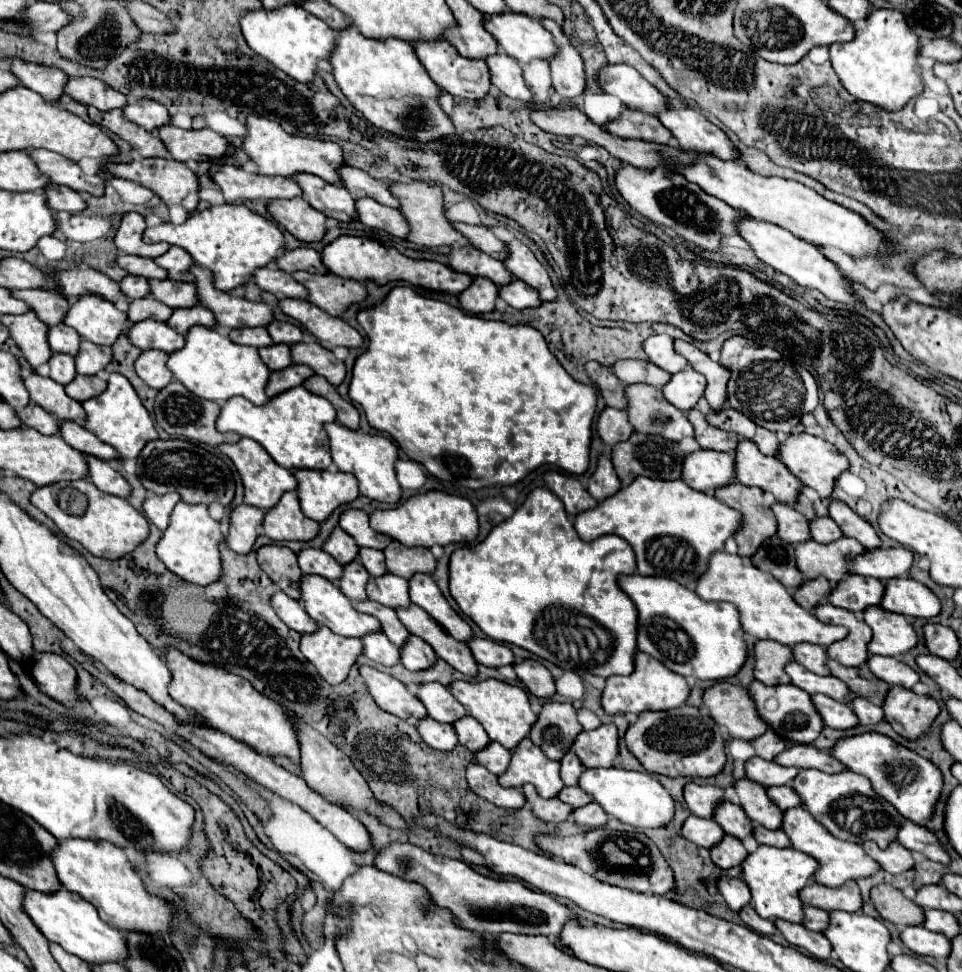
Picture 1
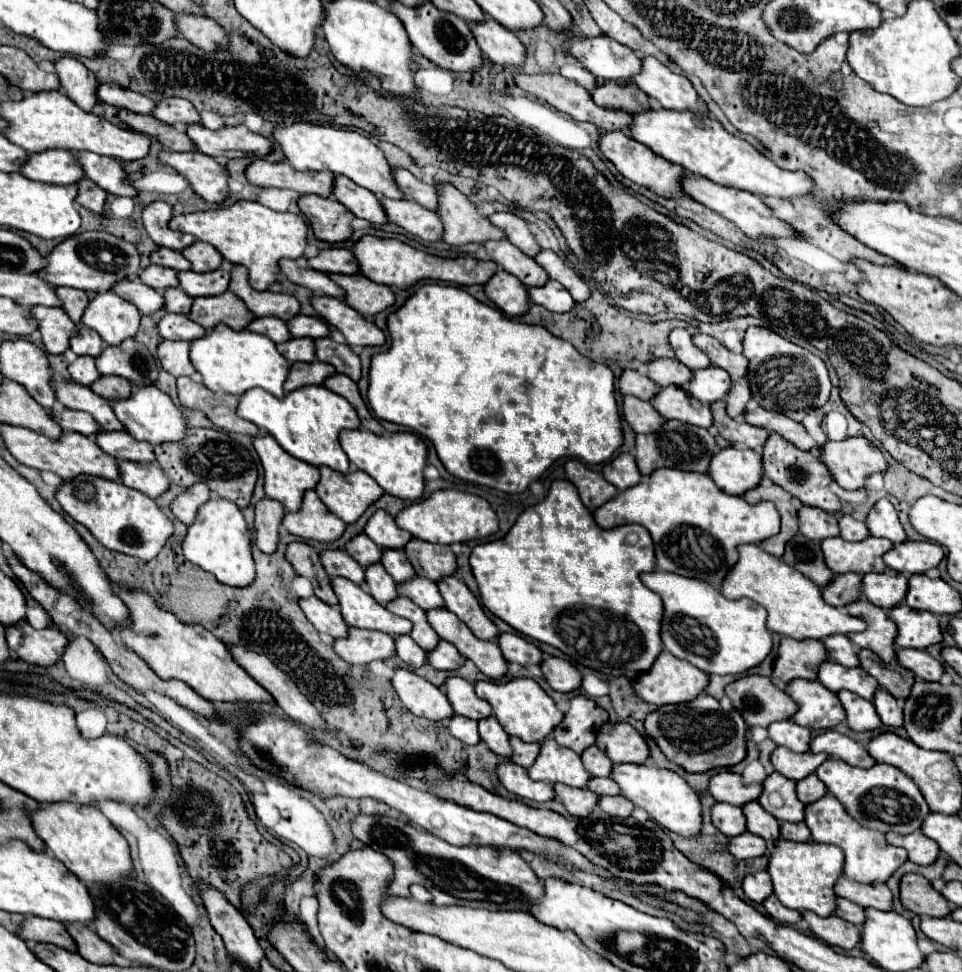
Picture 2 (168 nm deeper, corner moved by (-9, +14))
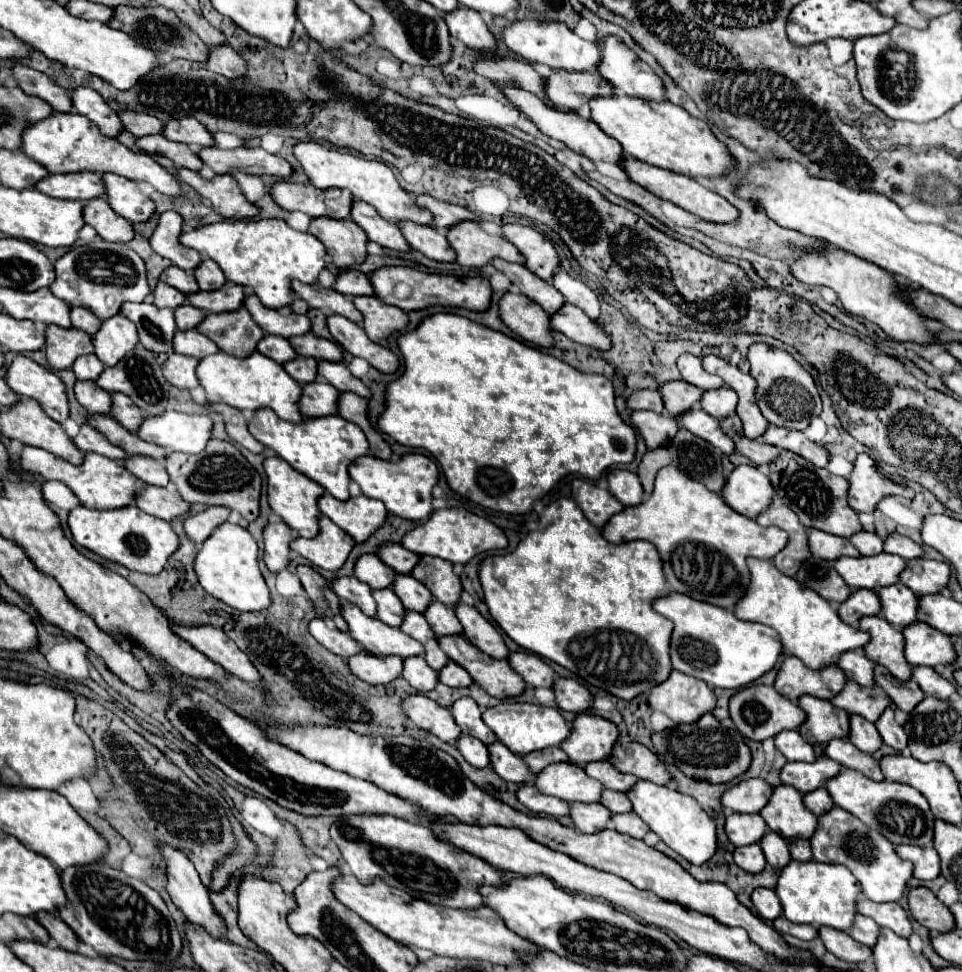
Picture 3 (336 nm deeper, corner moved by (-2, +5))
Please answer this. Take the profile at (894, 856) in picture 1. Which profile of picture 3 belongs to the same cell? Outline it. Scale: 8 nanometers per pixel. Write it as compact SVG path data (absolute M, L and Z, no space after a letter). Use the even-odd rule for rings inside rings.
M897 845L897 855L913 863L913 877L917 879L935 879L939 875L939 855L933 847L917 845Z

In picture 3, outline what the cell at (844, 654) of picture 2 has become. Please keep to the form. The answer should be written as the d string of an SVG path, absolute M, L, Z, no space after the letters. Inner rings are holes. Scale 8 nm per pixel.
M845 651L845 655L841 655L841 659L837 659L837 665L845 671L847 679L851 679L859 685L865 685L865 687L875 685L875 681L873 681L875 663L869 661L863 651Z

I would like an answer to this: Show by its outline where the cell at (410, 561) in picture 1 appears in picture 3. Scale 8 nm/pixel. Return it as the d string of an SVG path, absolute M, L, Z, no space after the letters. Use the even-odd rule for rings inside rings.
M421 555L417 567L413 567L411 571L411 577L421 581L431 591L431 595L445 605L455 607L455 603L459 601L461 581L453 573L453 565L445 563L445 559L429 557L427 561L427 557Z

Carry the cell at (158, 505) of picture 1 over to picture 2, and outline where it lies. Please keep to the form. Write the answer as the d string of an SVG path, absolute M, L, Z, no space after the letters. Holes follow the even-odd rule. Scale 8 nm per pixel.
M204 484L192 486L188 488L184 494L180 494L174 502L172 502L172 512L176 514L176 518L180 518L186 526L190 526L196 520L196 514L200 510L200 506L204 502L210 500L210 488Z

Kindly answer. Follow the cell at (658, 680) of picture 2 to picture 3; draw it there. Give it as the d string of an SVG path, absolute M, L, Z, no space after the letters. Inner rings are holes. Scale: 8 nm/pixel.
M671 671L669 679L651 687L647 699L649 707L665 713L675 723L693 723L715 707L715 695L709 685L681 675L681 671Z

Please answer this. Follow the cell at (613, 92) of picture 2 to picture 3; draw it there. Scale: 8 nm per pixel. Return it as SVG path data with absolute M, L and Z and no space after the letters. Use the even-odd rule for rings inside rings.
M553 71L547 79L547 97L565 109L577 111L581 105L587 105L589 99L613 95L611 83L605 83L597 71L591 73L567 73Z

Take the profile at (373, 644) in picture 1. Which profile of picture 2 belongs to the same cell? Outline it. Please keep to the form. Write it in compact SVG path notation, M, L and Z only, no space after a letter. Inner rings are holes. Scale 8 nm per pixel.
M410 636L396 638L396 652L412 668L422 668L428 662L428 652L422 650Z

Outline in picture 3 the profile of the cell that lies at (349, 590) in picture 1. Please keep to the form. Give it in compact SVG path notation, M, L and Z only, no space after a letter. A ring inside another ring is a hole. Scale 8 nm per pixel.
M391 589L373 591L373 599L377 601L377 619L391 627L399 627L403 621L403 603Z

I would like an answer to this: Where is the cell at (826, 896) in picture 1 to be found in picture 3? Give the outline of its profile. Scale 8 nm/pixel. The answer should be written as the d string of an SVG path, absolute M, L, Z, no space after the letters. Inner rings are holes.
M859 899L857 901L857 911L861 915L871 917L881 927L893 929L901 937L909 937L911 935L909 917L907 917L905 909L899 903L873 903L869 899Z

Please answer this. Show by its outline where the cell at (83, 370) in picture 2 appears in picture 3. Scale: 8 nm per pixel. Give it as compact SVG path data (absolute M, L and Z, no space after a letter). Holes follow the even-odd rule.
M75 381L75 397L89 413L109 413L111 397L93 381Z

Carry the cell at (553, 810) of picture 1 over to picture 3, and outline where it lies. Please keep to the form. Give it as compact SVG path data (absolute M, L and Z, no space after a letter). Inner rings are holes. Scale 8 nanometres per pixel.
M571 803L571 819L581 833L595 833L607 827L611 811L601 803Z

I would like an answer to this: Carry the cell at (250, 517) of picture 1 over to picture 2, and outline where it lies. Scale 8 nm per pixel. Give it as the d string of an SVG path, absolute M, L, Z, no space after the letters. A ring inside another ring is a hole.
M264 498L256 504L256 538L254 544L266 552L266 554L274 554L278 548L278 528L282 524L286 510L284 506L280 506L280 502L274 502L270 498Z

